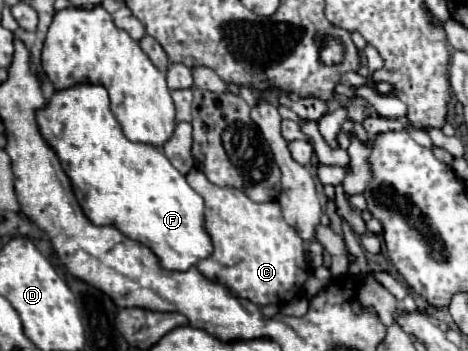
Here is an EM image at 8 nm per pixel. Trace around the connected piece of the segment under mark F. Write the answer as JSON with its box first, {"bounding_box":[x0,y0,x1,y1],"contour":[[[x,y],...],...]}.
{"bounding_box":[37,84,213,270],"contour":[[[75,84],[55,90],[47,106],[37,110],[45,142],[55,150],[85,216],[93,224],[109,224],[125,236],[149,246],[167,270],[189,270],[213,252],[203,228],[203,198],[157,146],[131,142],[111,114],[107,90],[99,84]]]}

